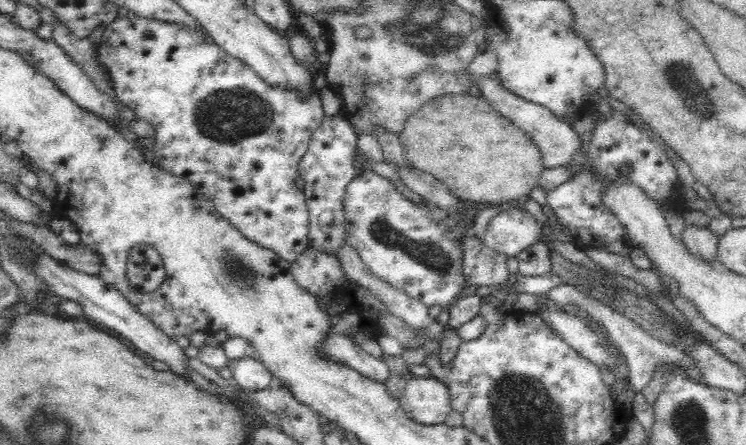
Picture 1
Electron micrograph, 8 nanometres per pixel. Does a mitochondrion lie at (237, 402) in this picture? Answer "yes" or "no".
no

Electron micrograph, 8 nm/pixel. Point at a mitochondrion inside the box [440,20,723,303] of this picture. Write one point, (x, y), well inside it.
(680, 75)

